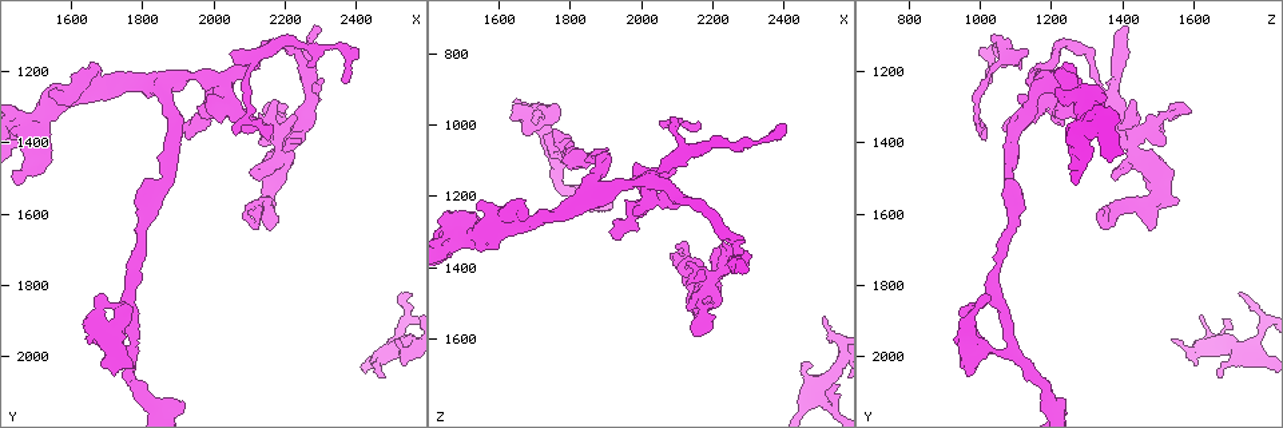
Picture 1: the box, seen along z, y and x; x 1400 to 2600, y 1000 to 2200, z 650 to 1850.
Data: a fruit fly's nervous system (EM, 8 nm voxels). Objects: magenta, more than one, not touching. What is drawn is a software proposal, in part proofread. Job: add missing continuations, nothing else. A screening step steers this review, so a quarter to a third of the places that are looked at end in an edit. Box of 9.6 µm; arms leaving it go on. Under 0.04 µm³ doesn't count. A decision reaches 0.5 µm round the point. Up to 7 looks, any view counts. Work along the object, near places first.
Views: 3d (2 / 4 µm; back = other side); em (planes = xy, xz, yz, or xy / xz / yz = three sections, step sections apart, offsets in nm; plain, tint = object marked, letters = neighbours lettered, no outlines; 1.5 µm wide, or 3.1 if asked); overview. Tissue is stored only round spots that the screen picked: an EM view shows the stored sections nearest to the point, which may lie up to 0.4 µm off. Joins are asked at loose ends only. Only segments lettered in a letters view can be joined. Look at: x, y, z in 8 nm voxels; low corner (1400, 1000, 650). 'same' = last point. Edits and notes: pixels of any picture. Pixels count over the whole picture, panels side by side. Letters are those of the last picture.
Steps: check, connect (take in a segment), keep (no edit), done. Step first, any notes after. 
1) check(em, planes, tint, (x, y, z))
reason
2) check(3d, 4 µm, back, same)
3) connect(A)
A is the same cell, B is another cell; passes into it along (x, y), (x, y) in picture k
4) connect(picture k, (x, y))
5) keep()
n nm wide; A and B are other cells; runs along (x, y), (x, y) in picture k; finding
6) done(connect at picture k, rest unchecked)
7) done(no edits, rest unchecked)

check(3d, 4 µm, (1910, 1380, 1280))
branch stops here

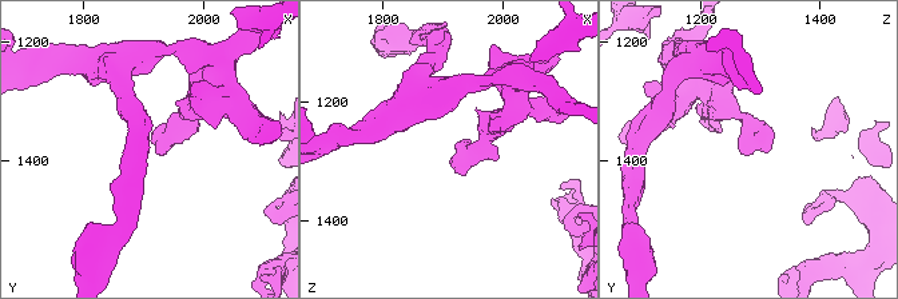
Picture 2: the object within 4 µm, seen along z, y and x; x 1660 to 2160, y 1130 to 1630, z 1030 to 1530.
check(em, planes, letters, (1920, 1380, 1275))

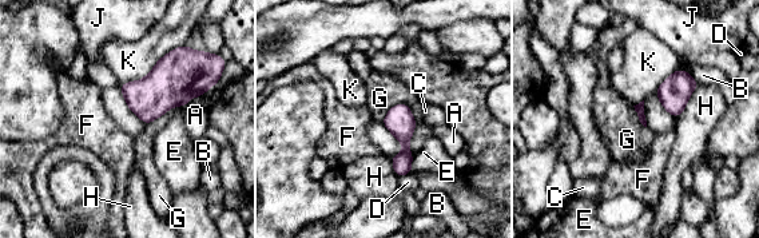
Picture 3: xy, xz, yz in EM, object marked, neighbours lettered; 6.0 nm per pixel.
keep()
K touches over 440 nm; A, B, C, D, E, F, G, H, J and K are other cells; border along (396, 103), (414, 121), (413, 153) in picture 3; none of them fits

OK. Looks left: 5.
check(3d, 4 µm, back, (2300, 1080, 1410))
free end

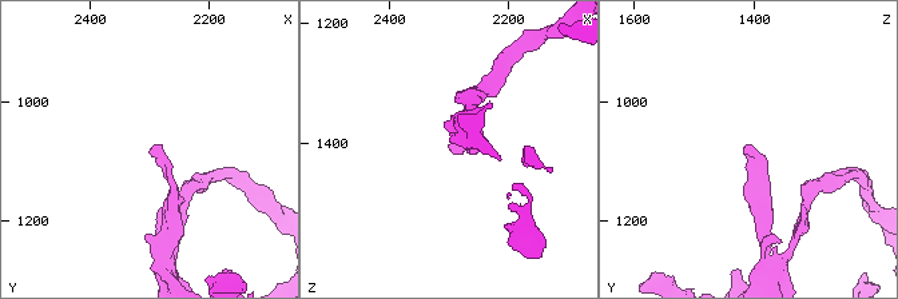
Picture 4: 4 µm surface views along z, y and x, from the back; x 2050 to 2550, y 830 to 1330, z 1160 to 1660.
check(em, planes, letters, (2300, 1075, 1410))
shape alone is not enough

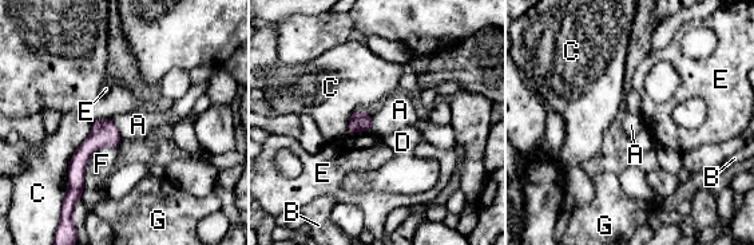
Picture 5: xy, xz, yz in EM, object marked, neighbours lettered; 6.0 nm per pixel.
keep()
F touches over 360 nm; A, B, C, D, E, F and G are other cells; none of them fits

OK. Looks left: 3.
check(em, planes, letters, (2370, 1230, 1030))
free end

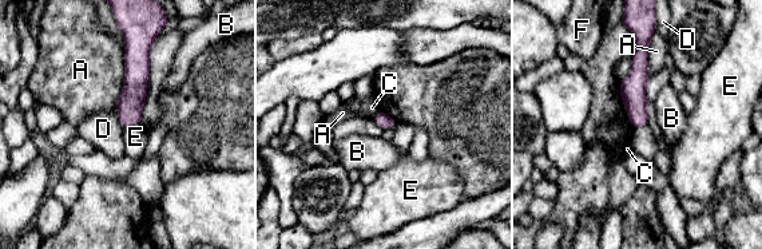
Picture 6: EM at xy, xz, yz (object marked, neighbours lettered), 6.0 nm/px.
keep()
90 nm wide; A, B, C, D, E and F are other cells; runs along (645, 43), (635, 80), (635, 123) in picture 6; no lettered segment goes on from it

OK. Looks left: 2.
done(no edits, rest unchecked)

